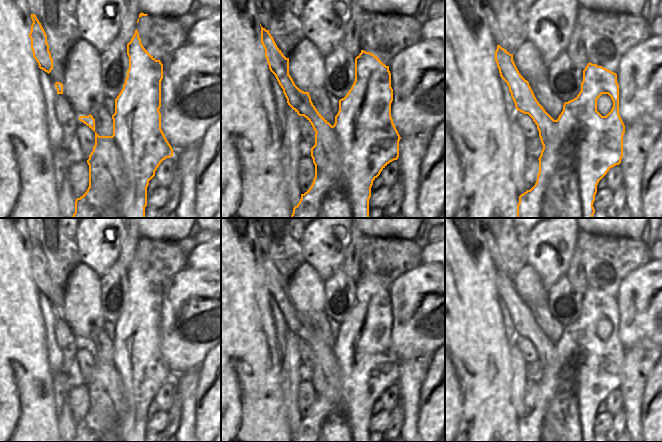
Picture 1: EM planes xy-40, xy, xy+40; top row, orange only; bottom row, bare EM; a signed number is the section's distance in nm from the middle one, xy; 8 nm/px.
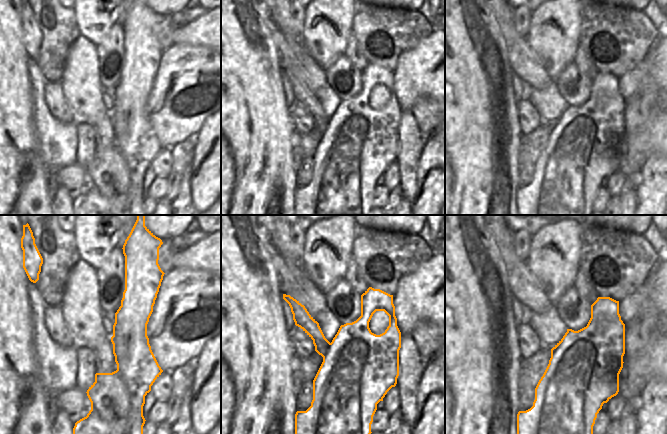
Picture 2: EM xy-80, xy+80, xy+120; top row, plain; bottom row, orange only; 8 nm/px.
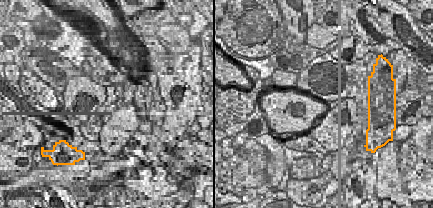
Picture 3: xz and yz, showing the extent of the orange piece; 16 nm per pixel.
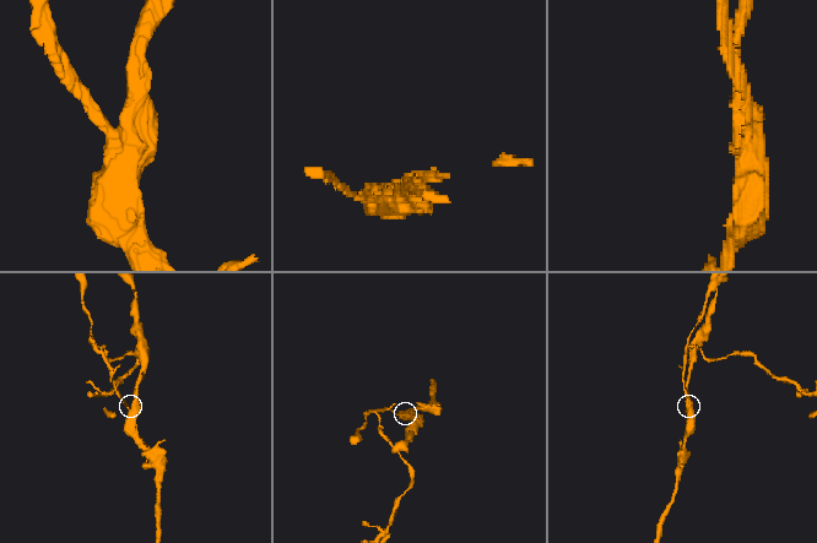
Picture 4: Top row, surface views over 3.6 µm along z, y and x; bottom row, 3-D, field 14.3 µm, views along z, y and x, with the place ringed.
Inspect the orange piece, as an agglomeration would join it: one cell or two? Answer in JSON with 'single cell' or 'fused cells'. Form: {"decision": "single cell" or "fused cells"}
{"decision": "fused cells"}

